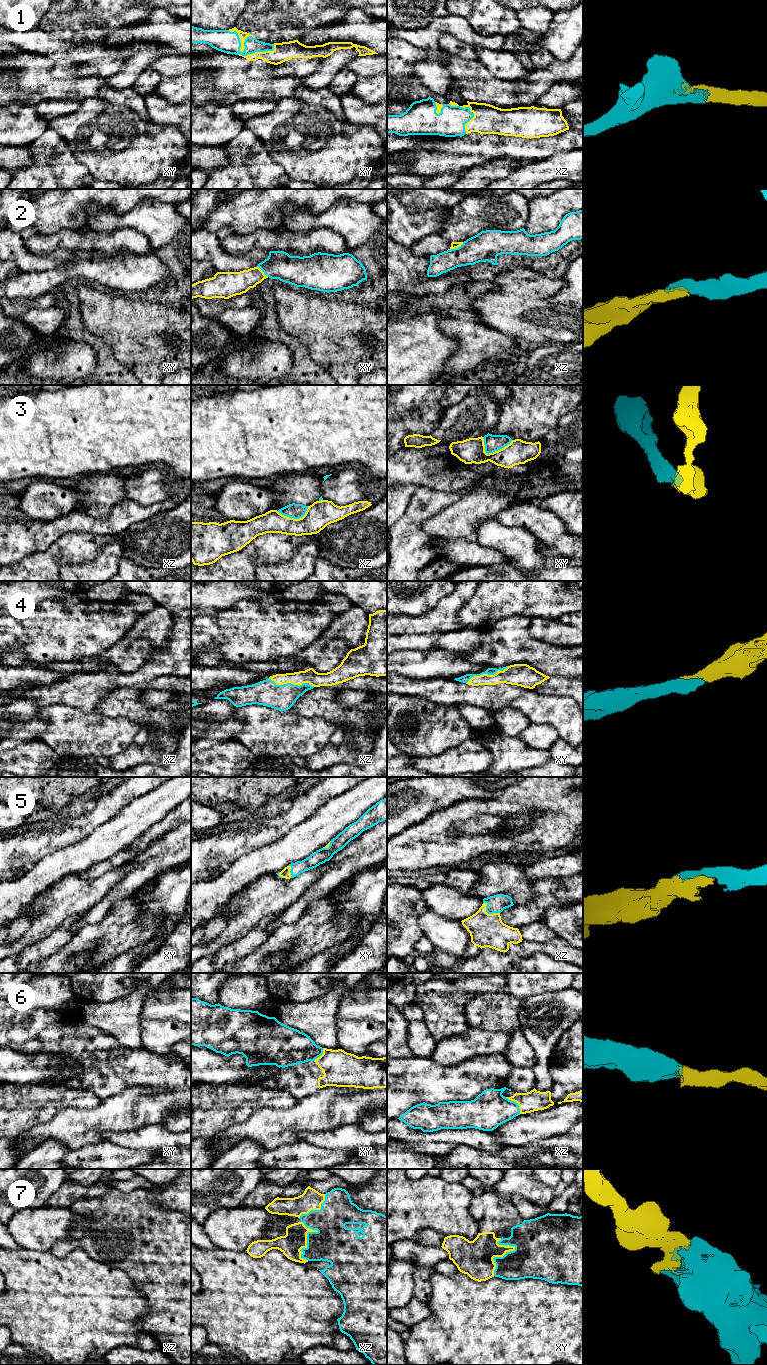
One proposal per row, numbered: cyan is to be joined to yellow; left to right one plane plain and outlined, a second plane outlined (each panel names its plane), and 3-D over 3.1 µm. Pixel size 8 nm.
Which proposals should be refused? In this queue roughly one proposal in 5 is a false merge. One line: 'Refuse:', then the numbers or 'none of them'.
Refuse: 3

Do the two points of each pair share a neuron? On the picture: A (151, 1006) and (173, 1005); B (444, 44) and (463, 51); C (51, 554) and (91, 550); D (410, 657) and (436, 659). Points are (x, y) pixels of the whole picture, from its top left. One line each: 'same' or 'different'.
A: same
B: same
C: same
D: same

